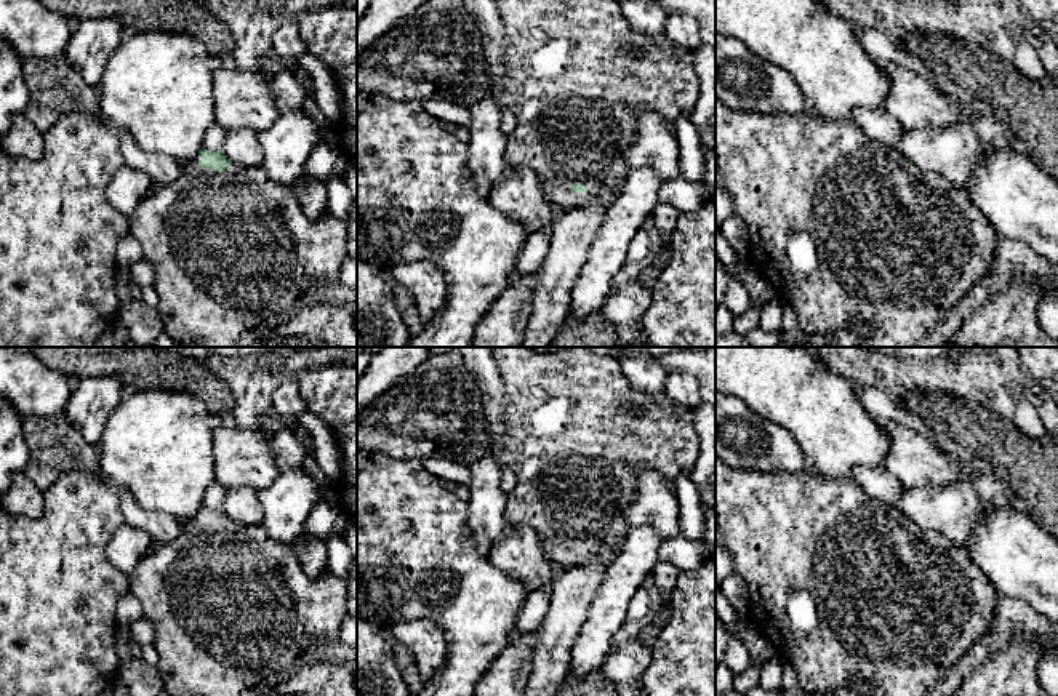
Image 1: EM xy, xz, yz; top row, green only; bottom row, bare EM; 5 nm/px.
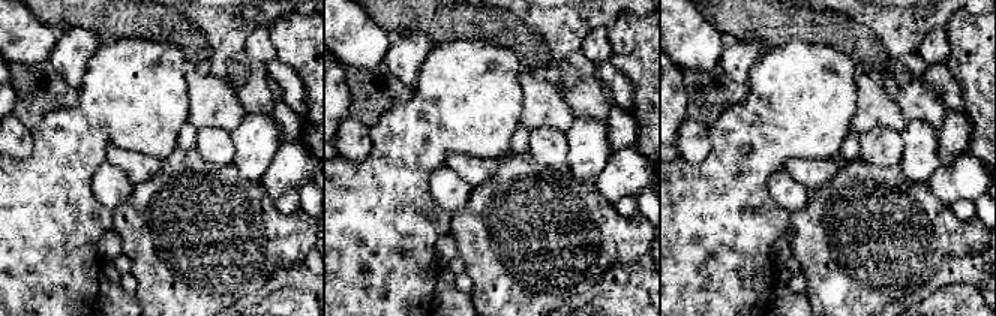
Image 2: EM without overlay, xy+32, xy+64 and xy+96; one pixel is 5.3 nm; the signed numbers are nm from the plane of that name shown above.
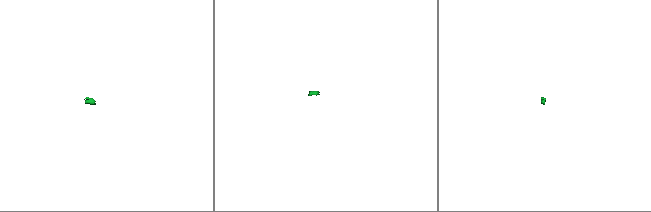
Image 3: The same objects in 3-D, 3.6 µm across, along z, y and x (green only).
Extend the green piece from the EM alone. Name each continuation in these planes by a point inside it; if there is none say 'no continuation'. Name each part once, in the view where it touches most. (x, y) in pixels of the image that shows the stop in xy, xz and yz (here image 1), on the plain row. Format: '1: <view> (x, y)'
1: xy (231, 607)

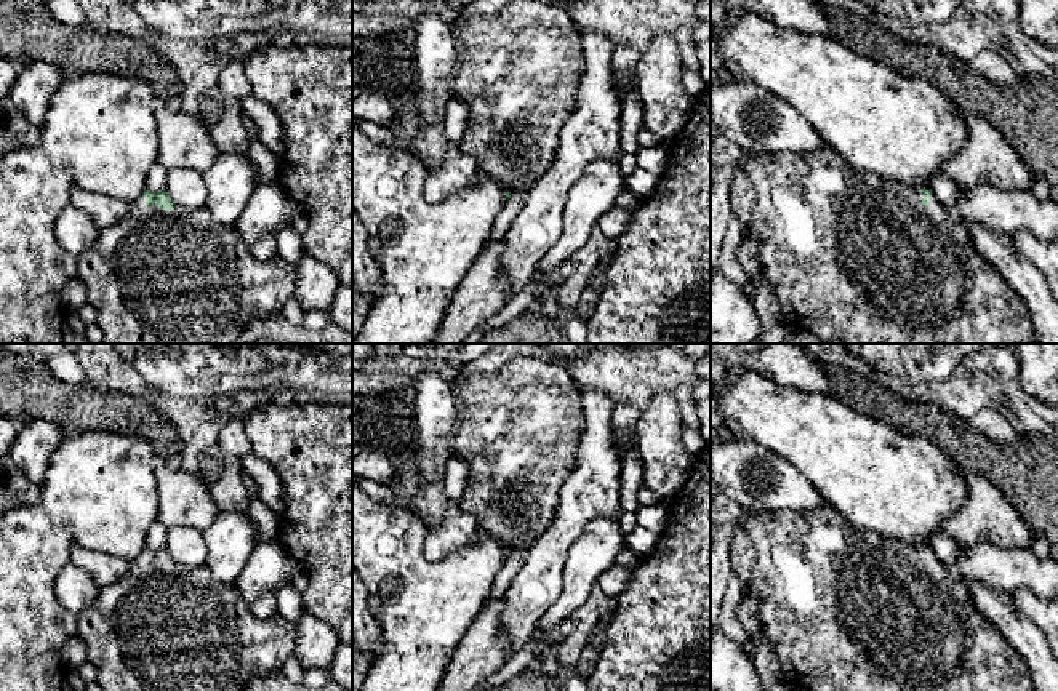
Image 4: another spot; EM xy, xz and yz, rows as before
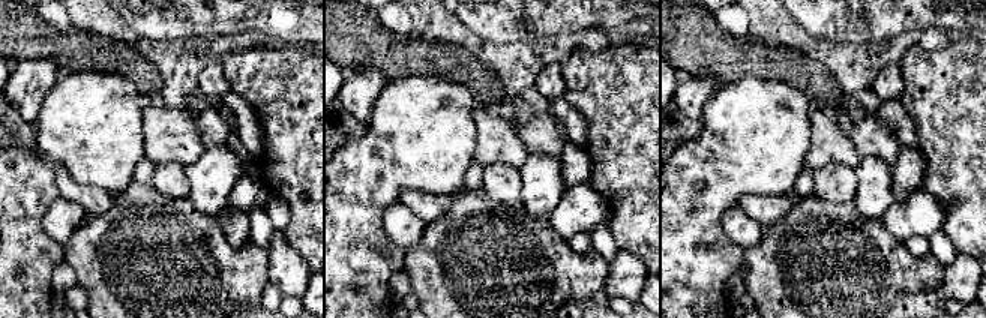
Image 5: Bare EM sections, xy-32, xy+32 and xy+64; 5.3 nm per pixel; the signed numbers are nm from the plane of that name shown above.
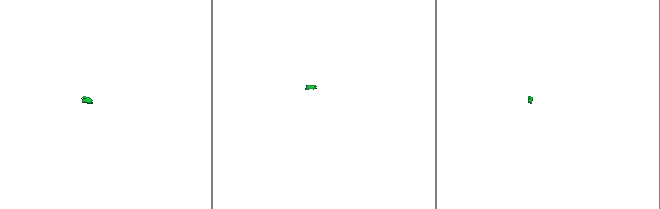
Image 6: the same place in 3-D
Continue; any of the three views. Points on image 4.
1: xy (157, 629)

